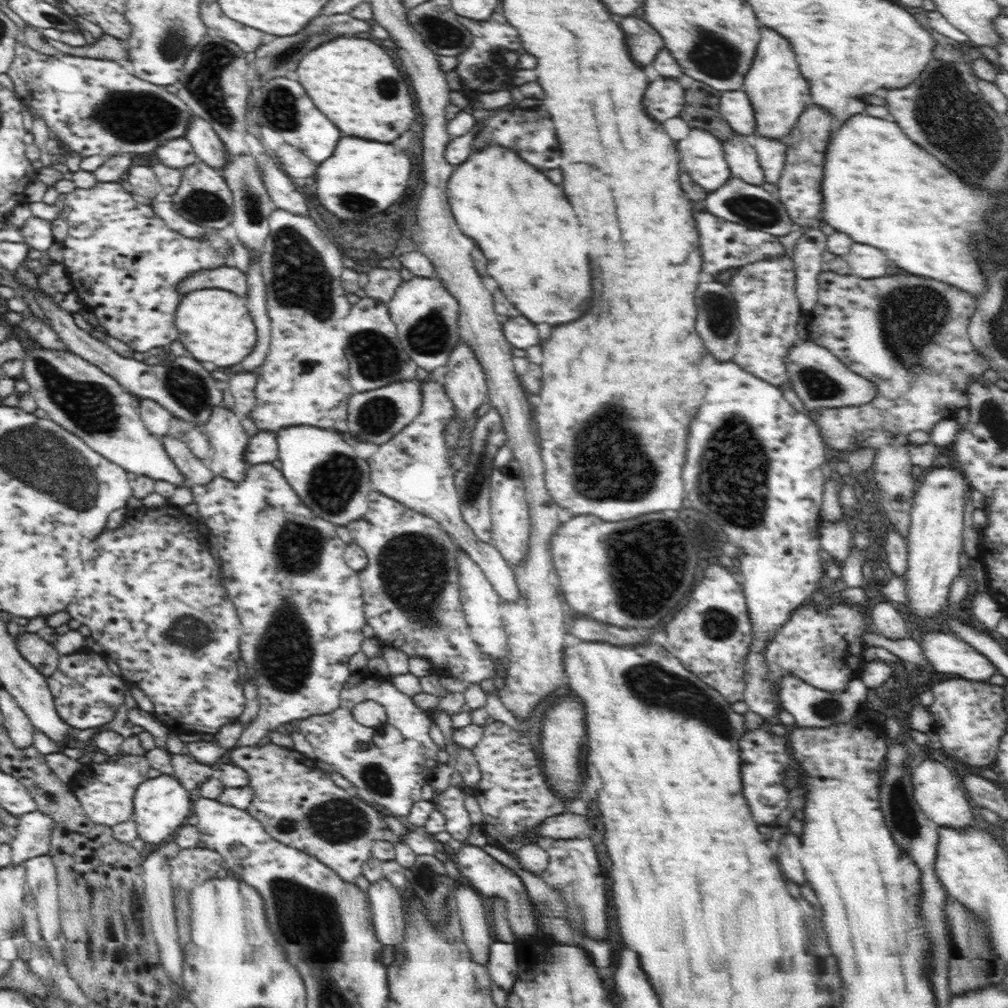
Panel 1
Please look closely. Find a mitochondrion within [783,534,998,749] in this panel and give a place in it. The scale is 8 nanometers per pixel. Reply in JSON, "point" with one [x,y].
{"point":[822,709]}

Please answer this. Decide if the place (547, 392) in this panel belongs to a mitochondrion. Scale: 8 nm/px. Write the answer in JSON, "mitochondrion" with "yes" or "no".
{"mitochondrion":"no"}

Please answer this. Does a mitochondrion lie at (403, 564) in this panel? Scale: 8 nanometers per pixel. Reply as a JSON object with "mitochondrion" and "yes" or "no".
{"mitochondrion":"yes"}

